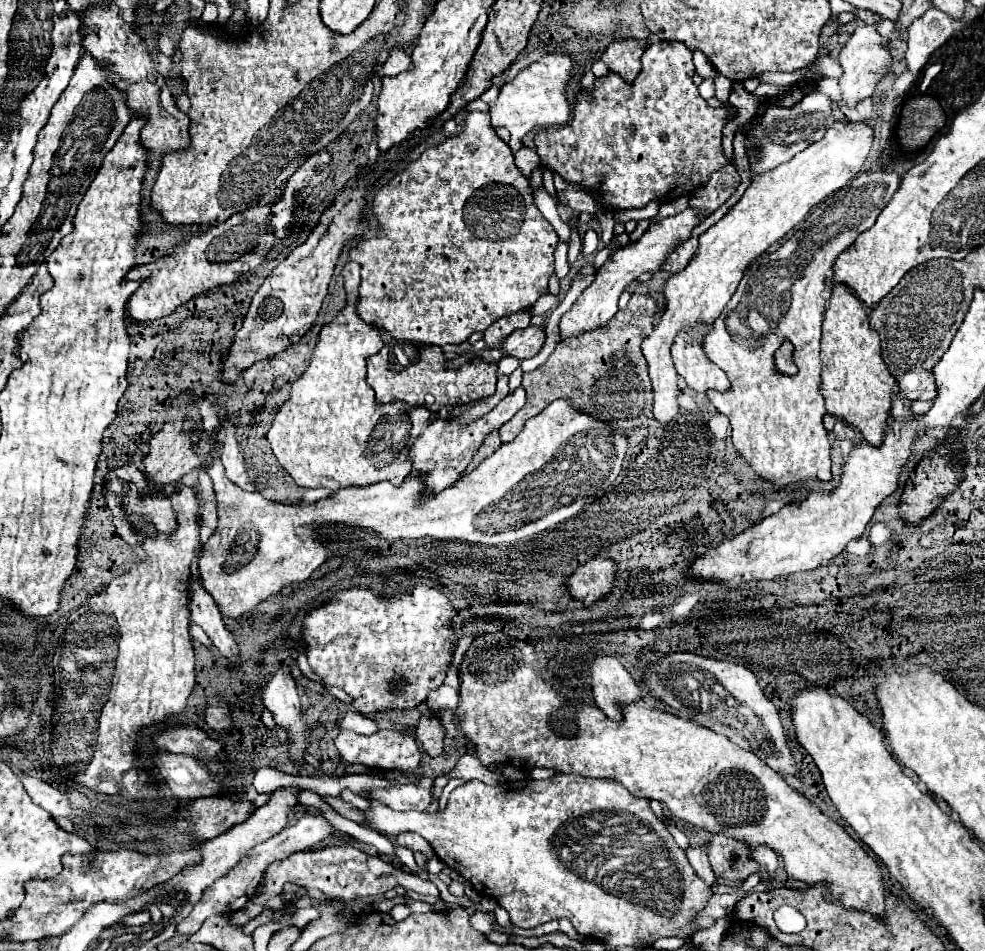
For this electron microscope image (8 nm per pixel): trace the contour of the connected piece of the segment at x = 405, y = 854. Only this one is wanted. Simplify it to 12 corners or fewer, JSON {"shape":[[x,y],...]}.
{"shape":[[387,836],[395,846],[395,856],[419,878],[429,878],[415,864],[413,852],[399,846],[395,836]]}

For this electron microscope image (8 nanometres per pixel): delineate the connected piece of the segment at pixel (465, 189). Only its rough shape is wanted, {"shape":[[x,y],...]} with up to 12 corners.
{"shape":[[487,112],[373,198],[357,314],[461,344],[557,234]]}

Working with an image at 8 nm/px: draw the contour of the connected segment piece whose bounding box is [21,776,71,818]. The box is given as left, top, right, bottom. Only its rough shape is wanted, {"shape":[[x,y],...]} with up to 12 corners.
{"shape":[[21,778],[31,800],[49,814],[69,816],[69,798],[53,786]]}

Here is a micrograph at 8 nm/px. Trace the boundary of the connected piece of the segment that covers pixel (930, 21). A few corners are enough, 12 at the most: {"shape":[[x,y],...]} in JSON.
{"shape":[[931,6],[907,28],[913,74],[953,36],[949,14]]}

